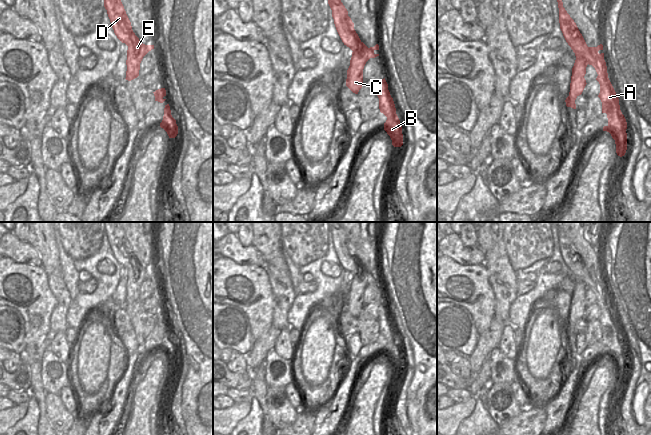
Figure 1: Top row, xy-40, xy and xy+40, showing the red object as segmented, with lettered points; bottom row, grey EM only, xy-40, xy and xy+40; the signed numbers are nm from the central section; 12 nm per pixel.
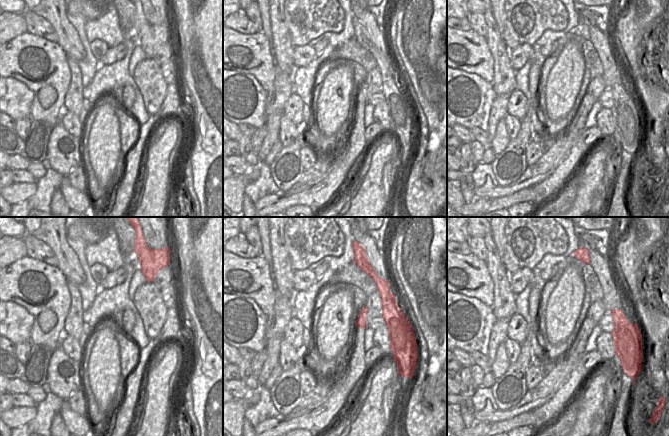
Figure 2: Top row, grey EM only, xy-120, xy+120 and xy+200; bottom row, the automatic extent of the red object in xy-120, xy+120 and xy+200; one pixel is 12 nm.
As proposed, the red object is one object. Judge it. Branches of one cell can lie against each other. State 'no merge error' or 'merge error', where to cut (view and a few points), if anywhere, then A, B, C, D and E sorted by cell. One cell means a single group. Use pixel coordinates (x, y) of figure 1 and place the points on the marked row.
merge error | xy-40 (134, 34), (130, 36), (130, 42), (127, 45) | A B D / C E

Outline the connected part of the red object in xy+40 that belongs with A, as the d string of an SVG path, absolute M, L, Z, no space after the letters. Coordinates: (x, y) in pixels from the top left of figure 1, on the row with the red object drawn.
M557 0L559 8L559 23L563 36L571 47L576 57L584 58L589 65L592 65L598 76L596 80L600 84L598 97L602 102L602 113L607 114L608 125L603 127L603 131L611 134L615 140L616 153L622 157L627 150L627 122L620 110L619 98L608 78L607 66L604 60L603 45L588 47L576 23L563 7L562 0Z

